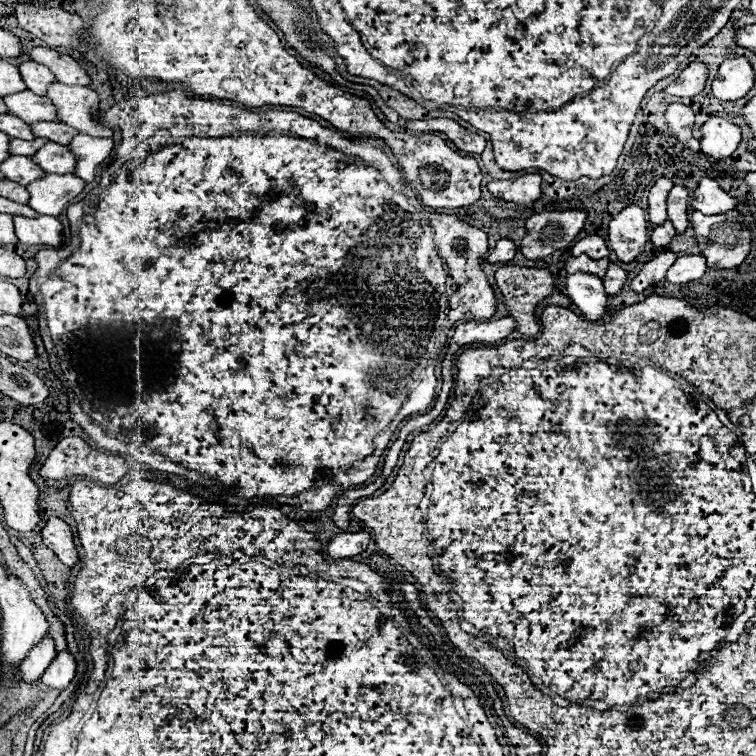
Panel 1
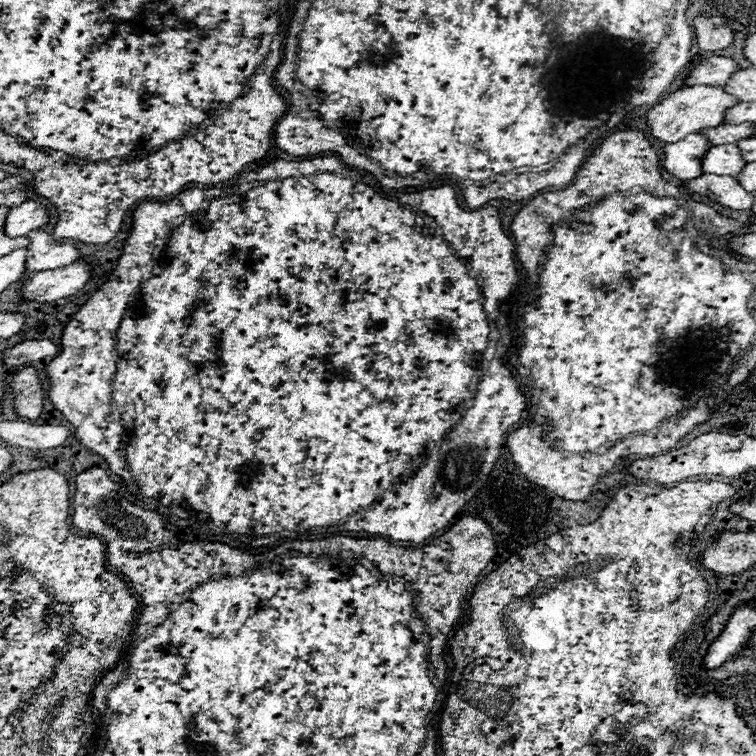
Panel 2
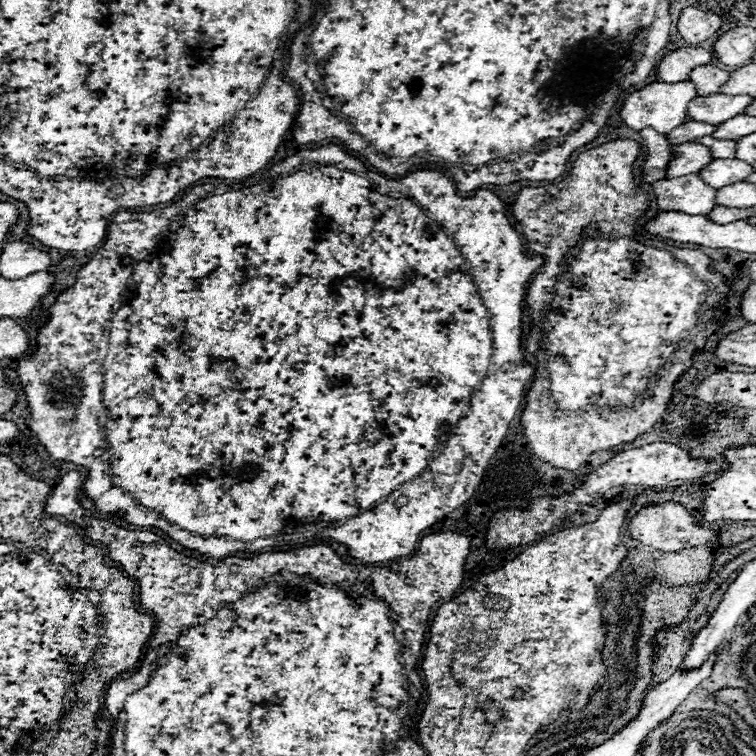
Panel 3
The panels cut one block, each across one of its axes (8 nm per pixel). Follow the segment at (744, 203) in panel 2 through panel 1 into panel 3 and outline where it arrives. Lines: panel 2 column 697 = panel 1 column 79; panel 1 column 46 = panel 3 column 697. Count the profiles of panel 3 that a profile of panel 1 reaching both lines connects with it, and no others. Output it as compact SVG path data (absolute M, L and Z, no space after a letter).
M680 176L676 180L658 180L652 184L660 210L706 216L716 208L716 190L708 188L700 176Z

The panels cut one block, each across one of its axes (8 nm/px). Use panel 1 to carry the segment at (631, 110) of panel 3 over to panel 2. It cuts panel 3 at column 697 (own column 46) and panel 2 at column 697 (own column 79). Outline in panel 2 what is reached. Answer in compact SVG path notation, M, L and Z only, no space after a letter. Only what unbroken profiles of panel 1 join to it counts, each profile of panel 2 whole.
M708 85L684 86L672 94L668 94L662 102L646 112L646 126L648 132L658 138L660 142L676 142L688 134L694 134L702 128L714 128L724 122L724 110L734 106L736 100L728 96L722 87Z

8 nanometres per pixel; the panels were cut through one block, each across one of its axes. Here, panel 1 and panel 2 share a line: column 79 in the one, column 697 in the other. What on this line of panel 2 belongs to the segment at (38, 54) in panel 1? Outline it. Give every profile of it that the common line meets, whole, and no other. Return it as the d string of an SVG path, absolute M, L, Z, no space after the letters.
M710 56L690 70L684 84L686 86L698 86L698 84L724 86L728 82L728 78L732 76L732 72L736 72L736 70L738 70L738 64L732 58Z

